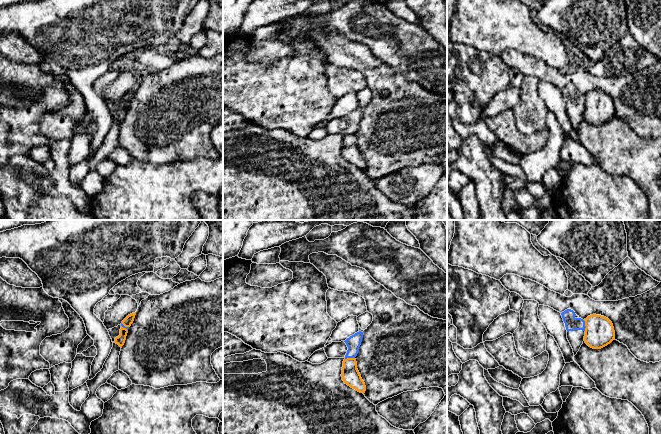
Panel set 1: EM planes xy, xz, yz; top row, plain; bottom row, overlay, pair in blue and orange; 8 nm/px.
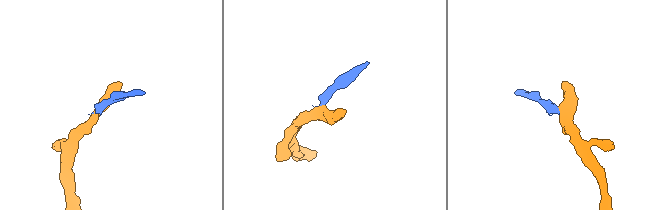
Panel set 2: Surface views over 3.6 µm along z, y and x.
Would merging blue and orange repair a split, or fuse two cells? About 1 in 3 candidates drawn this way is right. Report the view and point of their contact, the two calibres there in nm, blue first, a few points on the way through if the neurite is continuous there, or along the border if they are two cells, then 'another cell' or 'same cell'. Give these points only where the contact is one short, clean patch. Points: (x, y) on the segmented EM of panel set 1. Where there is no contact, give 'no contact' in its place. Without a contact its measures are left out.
yz (584, 325) | 110/240 nm | along yz (583, 320), (585, 330) | another cell

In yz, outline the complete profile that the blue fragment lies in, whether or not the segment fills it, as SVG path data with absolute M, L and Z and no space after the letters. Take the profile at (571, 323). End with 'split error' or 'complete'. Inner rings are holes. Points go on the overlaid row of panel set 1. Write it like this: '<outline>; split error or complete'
M571 309L561 313L567 330L567 339L573 349L574 356L579 351L585 336L585 321Z; split error

